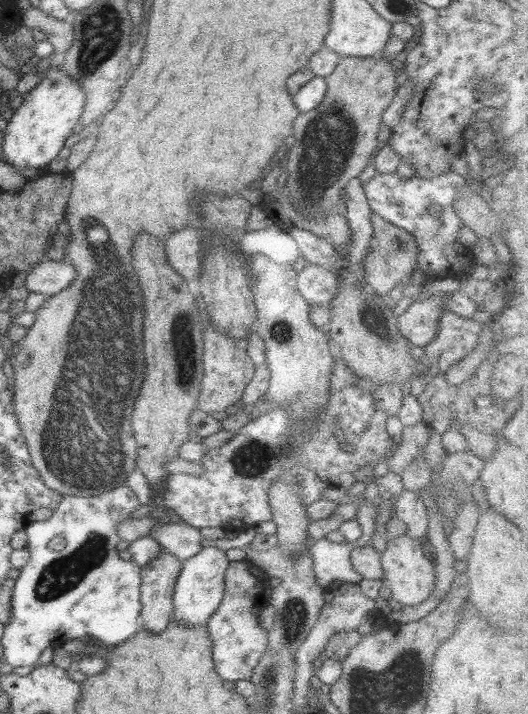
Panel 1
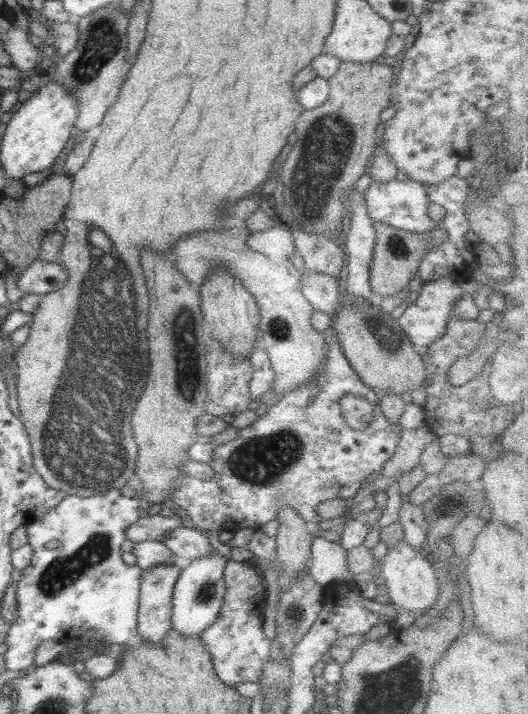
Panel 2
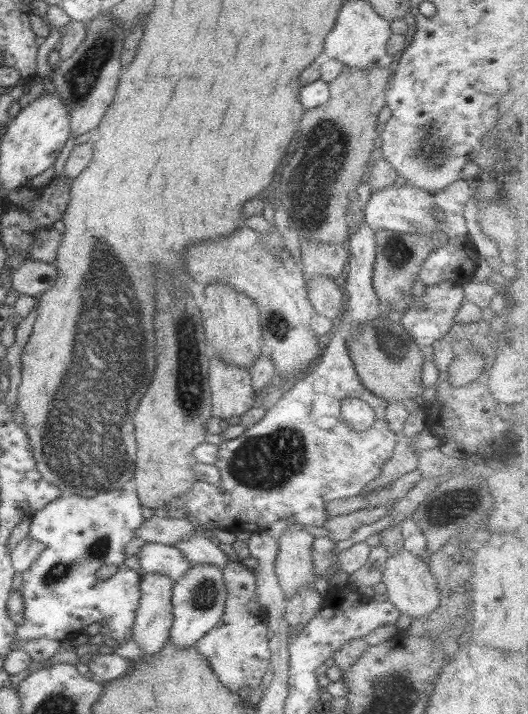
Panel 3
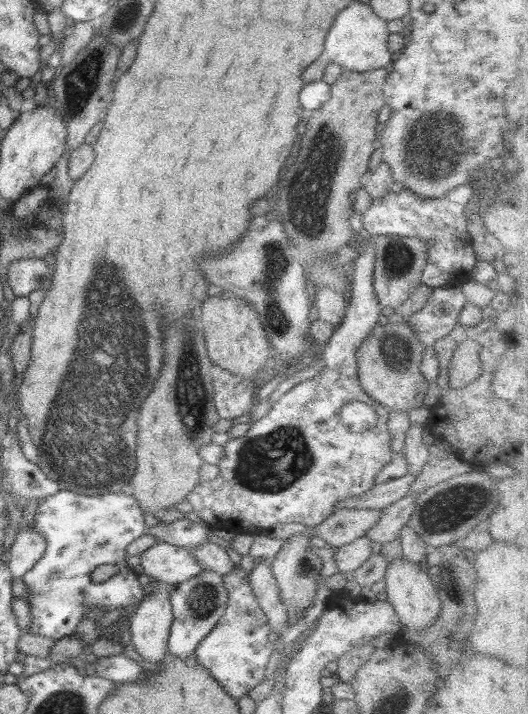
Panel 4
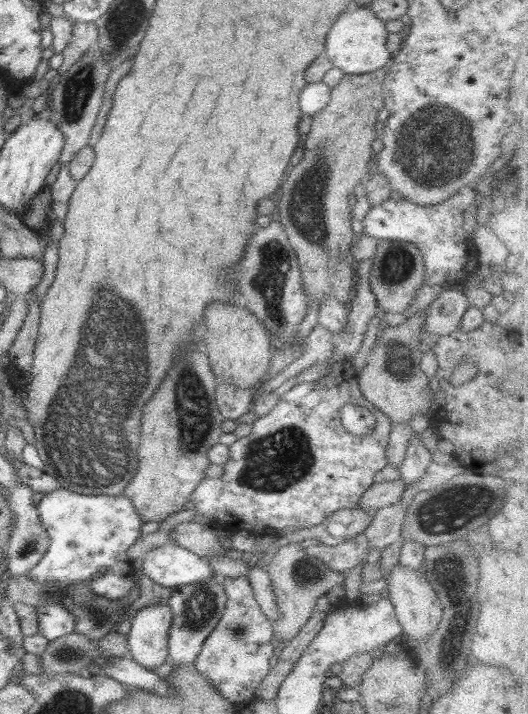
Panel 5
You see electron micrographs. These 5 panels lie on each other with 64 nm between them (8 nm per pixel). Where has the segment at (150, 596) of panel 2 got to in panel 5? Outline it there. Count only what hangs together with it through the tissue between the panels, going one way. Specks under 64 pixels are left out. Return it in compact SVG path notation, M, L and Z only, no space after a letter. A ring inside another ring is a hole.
M168 604L142 607L130 621L128 650L134 662L148 670L169 661L168 637L172 613Z

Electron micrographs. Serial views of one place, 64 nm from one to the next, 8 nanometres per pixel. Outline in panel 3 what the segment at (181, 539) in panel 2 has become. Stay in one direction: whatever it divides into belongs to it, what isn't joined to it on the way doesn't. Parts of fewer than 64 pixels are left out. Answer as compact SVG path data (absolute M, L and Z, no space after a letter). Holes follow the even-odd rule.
M200 532L172 545L178 547L182 551L182 555L186 555L186 561L193 565L212 564L212 566L223 570L224 566L229 563L226 552Z

